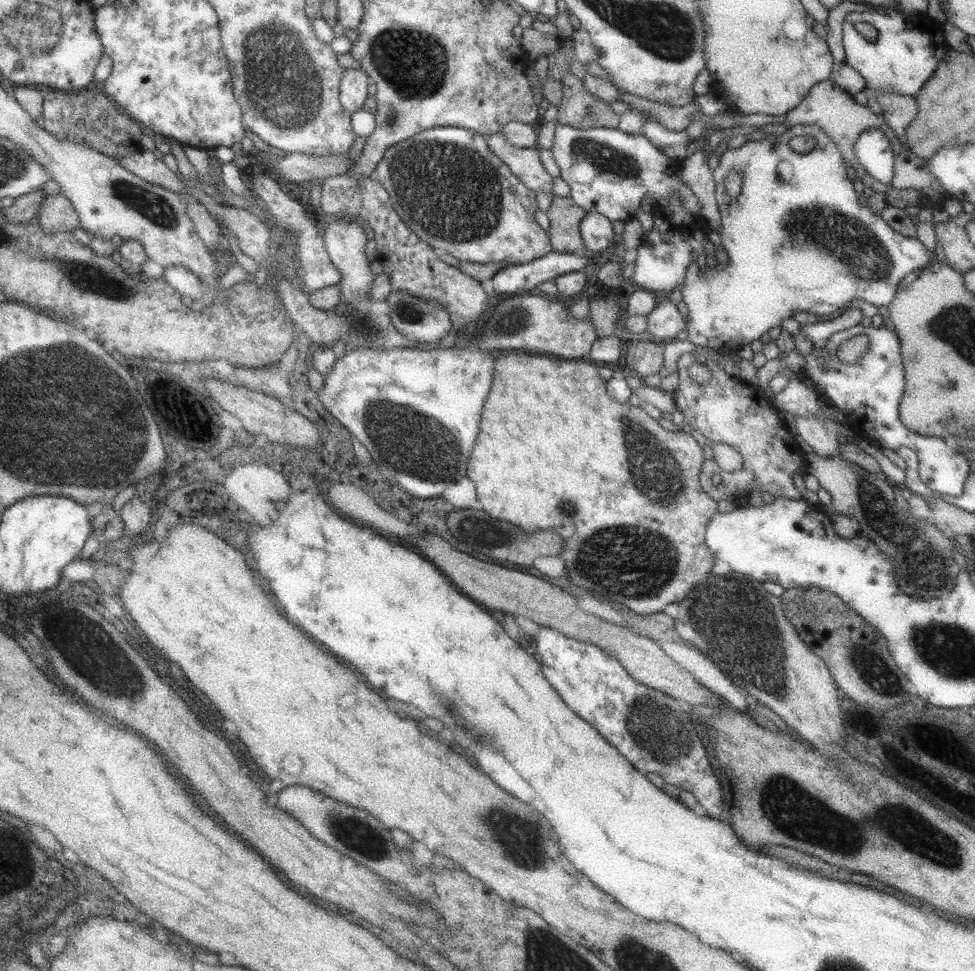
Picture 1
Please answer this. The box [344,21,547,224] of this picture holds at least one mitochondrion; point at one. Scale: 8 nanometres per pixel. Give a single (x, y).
(413, 65)

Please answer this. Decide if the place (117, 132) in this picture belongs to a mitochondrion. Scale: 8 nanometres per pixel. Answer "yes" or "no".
no

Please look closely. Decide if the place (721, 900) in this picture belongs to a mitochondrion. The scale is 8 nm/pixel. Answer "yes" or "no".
no

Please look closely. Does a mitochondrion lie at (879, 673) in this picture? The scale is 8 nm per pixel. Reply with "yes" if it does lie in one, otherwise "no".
no

